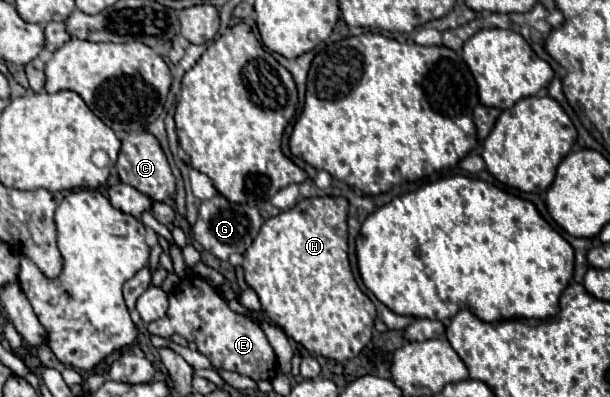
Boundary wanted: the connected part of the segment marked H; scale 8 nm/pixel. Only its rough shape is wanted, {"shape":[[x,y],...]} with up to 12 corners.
{"shape":[[348,199],[270,217],[244,253],[268,319],[356,357],[376,307],[348,261]]}

